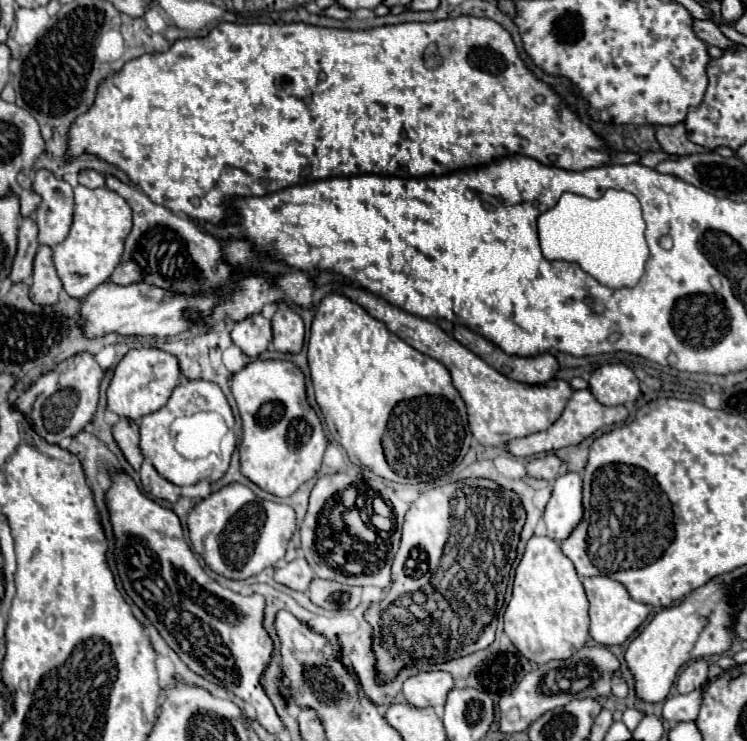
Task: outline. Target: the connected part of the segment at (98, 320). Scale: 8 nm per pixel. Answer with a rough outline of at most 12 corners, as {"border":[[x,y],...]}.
{"border":[[102,283],[80,305],[88,339],[170,337],[184,309],[214,297],[182,297],[146,283]]}

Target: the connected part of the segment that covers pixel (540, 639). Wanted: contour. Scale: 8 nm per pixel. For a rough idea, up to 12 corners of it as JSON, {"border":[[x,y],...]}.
{"border":[[532,537],[504,631],[532,663],[590,637],[588,599],[560,543]]}

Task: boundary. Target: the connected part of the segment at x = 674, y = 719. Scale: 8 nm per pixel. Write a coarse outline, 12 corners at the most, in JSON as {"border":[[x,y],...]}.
{"border":[[702,691],[674,695],[664,701],[662,717],[686,723],[698,717]]}

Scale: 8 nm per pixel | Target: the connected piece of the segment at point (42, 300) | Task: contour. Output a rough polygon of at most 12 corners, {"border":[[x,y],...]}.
{"border":[[52,249],[34,259],[30,297],[36,305],[58,303],[62,281]]}

